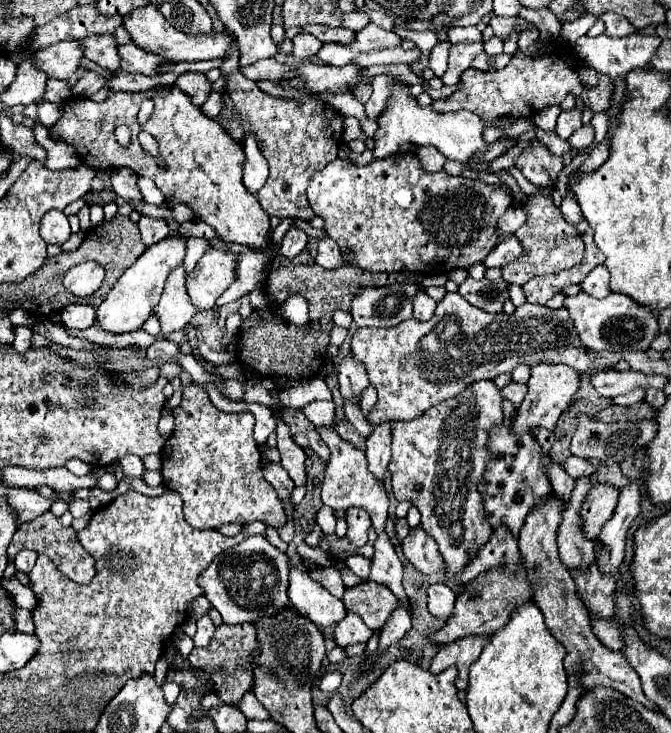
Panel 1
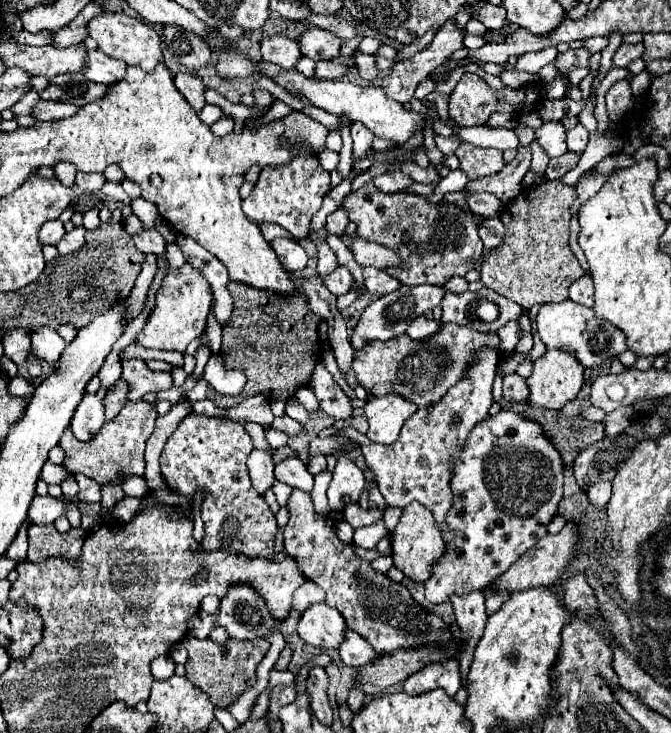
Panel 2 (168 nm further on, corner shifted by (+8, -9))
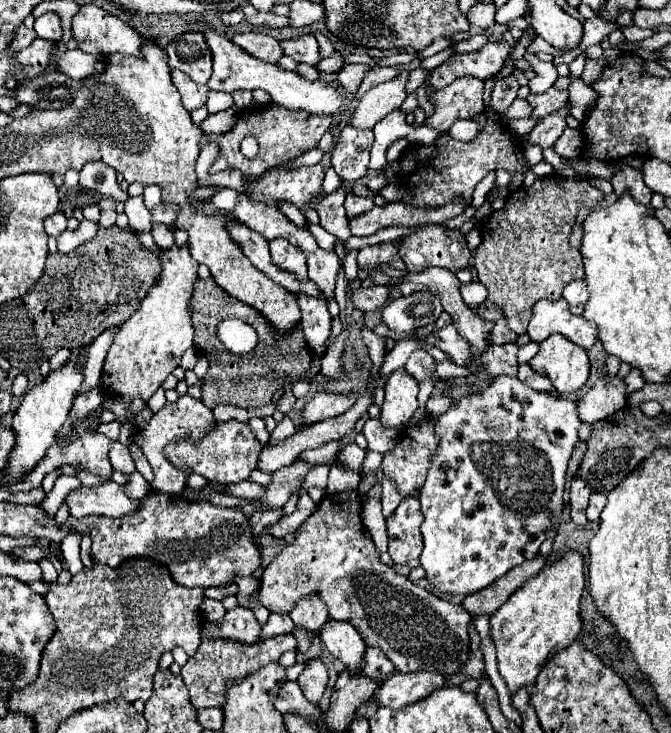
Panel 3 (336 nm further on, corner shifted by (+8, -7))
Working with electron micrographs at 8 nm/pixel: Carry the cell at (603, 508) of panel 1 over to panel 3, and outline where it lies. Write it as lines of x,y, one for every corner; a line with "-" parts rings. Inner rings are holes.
536,557
530,559
528,563
522,563
520,567
514,567
512,571
508,571
508,575
504,575
502,579
498,579
496,583
484,587
484,591
476,591
476,595
468,595
464,599
464,609
472,615
472,617
480,617
480,615
494,615
496,609
500,609
506,599
532,575
536,575
542,567
546,565
546,557

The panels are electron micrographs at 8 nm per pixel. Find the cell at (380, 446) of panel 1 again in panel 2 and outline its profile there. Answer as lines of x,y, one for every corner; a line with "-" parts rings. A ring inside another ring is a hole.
384,395
374,397
364,405
364,413
368,417
370,429
366,437
378,443
390,443
398,439
398,433
404,421
416,411
416,407
404,401
400,395

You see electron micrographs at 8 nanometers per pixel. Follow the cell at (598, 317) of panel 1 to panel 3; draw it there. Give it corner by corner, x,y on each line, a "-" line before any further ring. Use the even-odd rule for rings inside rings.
540,299
532,307
532,319
528,323
528,337
530,341
542,343
552,333
562,333
572,343
590,349
596,341
596,323
586,321
584,317
574,317
568,311
568,303
564,299
550,301

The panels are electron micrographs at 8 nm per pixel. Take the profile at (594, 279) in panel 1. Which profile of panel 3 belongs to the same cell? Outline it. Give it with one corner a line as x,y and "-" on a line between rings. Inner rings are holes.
582,279
580,281
572,281
572,283
568,283
564,287
562,297
568,301
572,315
582,315
584,303
588,301
588,289
586,289
586,285
584,285

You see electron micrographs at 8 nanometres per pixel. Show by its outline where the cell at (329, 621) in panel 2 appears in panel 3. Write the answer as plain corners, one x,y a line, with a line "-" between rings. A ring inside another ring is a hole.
326,621
320,627
320,639
328,647
328,651
344,663
344,667
352,675
362,673
366,643
362,641
362,637
358,635
358,631
352,625

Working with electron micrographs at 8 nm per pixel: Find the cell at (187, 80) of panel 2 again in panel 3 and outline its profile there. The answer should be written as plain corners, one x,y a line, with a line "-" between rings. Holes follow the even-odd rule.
172,71
172,83
176,85
176,89
182,95
182,105
186,111
194,111
198,107
204,107
206,99
208,99
208,87
206,85
198,85
192,83
192,79
188,79
188,75
184,75
182,71

